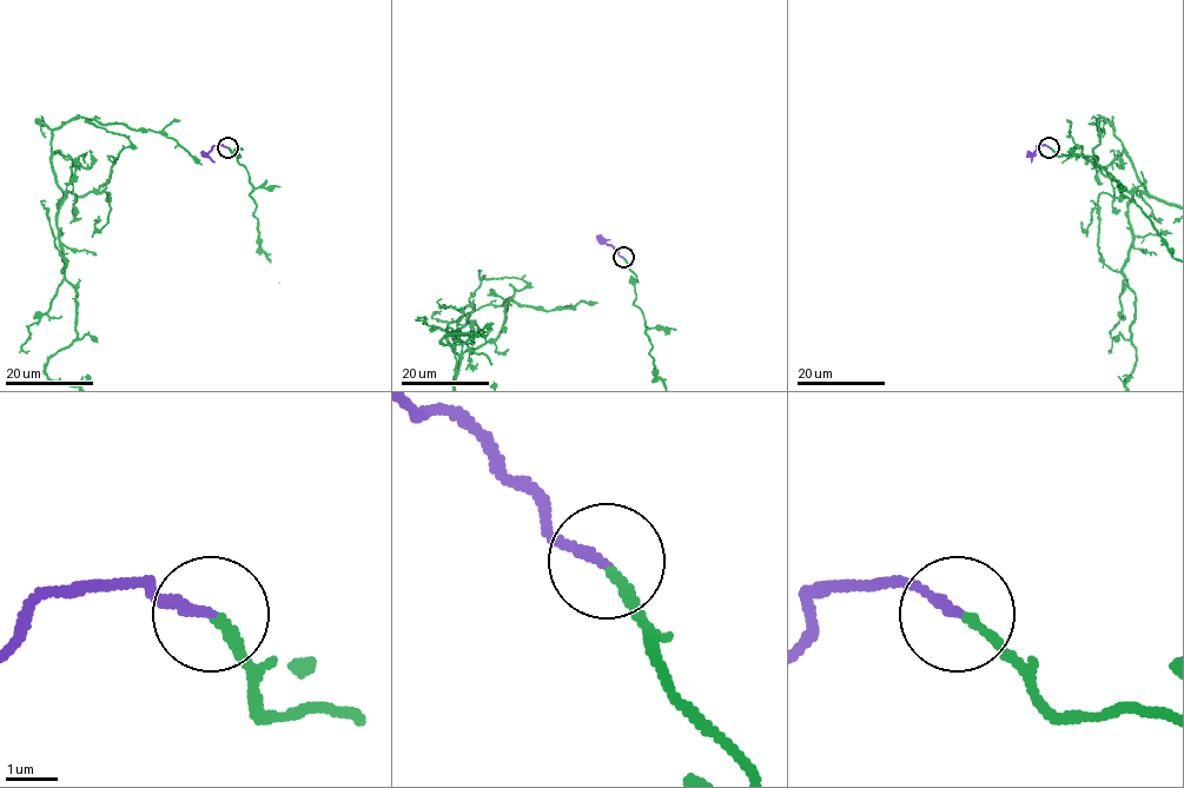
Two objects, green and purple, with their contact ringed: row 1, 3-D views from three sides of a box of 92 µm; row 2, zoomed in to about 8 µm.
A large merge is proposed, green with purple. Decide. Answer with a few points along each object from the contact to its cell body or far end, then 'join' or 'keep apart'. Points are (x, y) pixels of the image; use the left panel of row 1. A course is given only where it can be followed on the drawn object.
purple via (227, 147), (213, 145), (209, 156), (213, 161) | join

